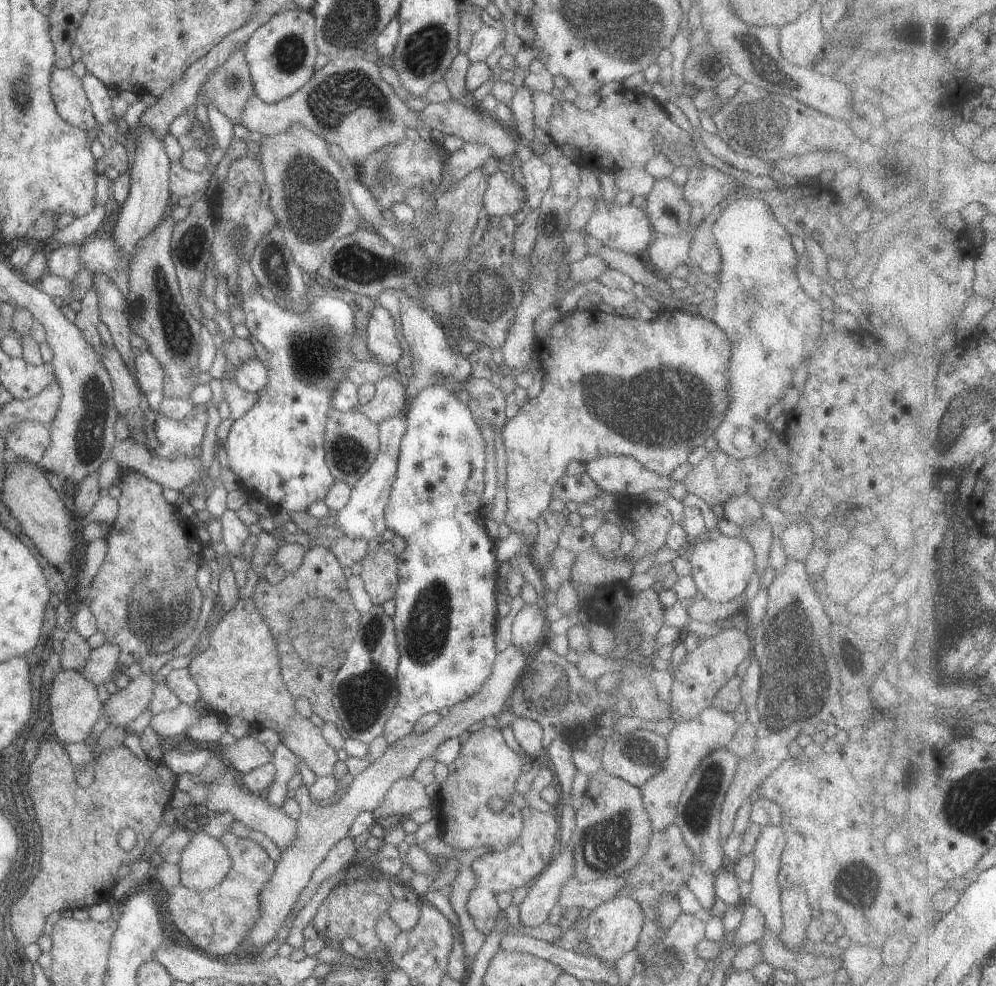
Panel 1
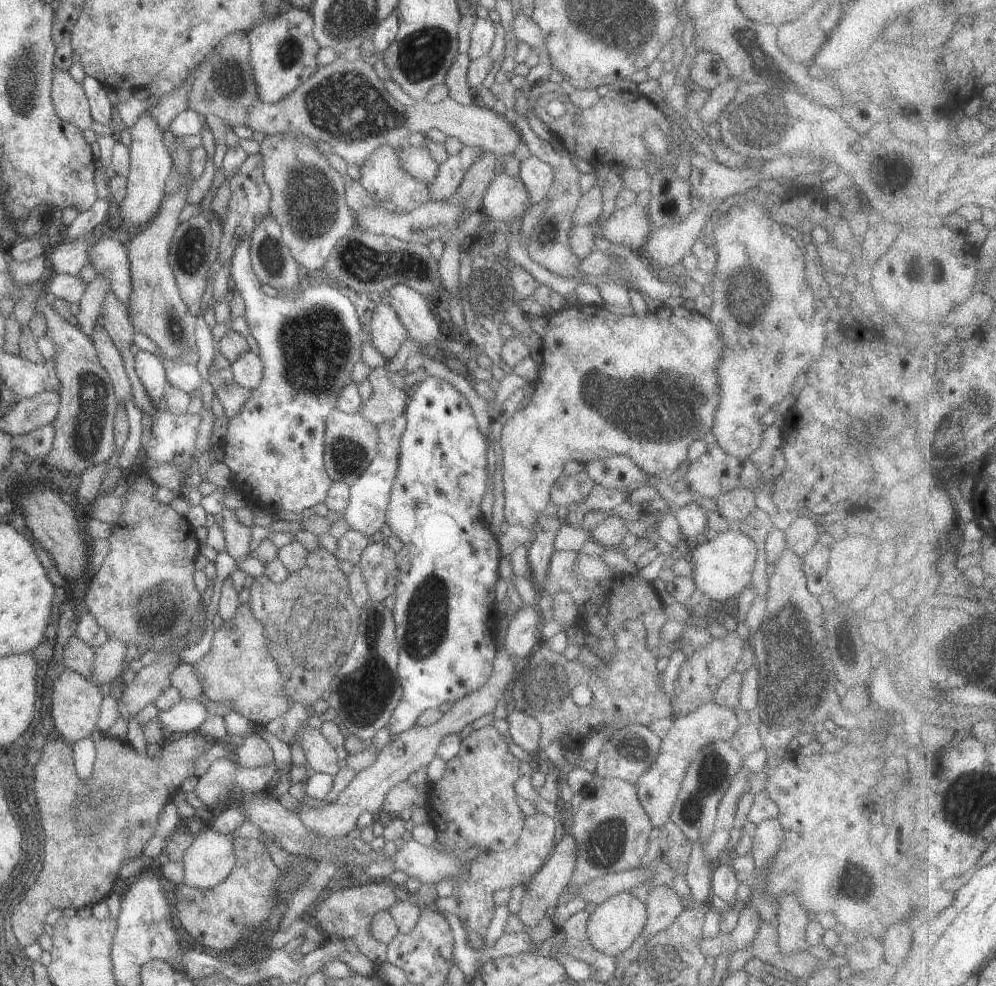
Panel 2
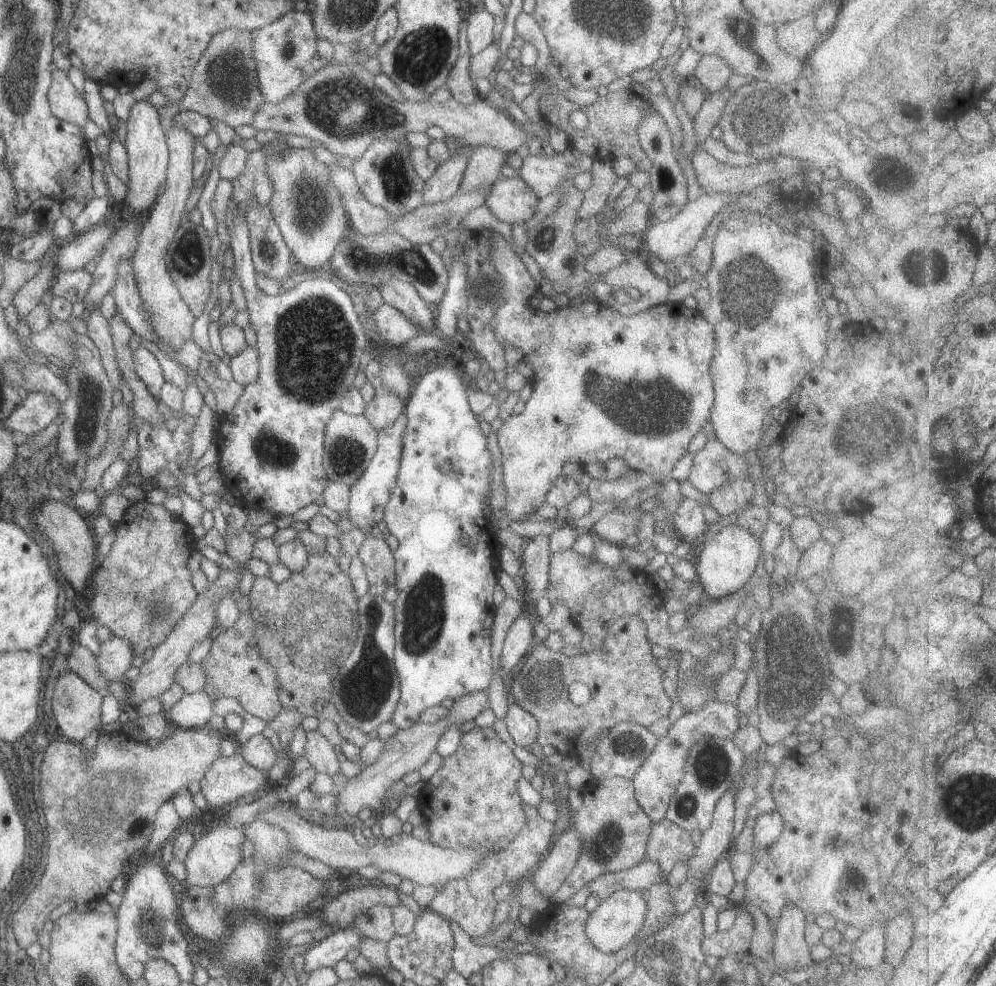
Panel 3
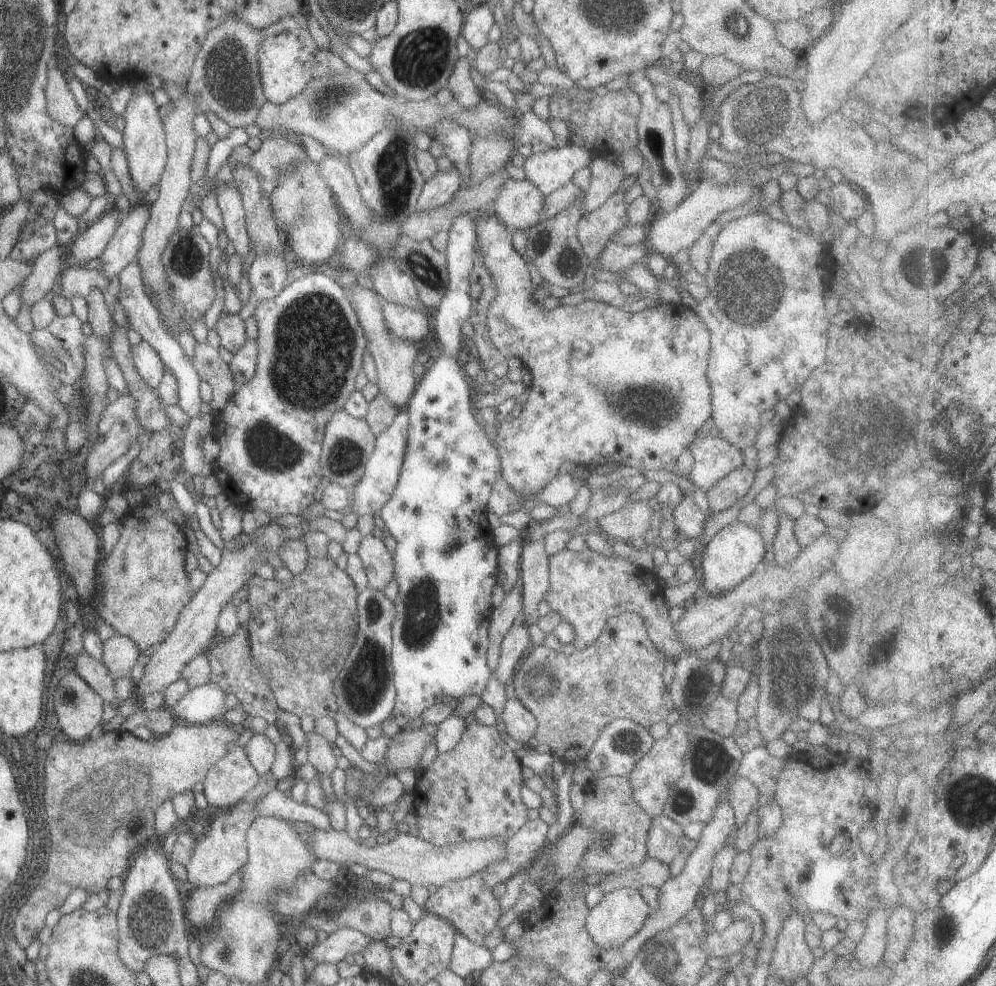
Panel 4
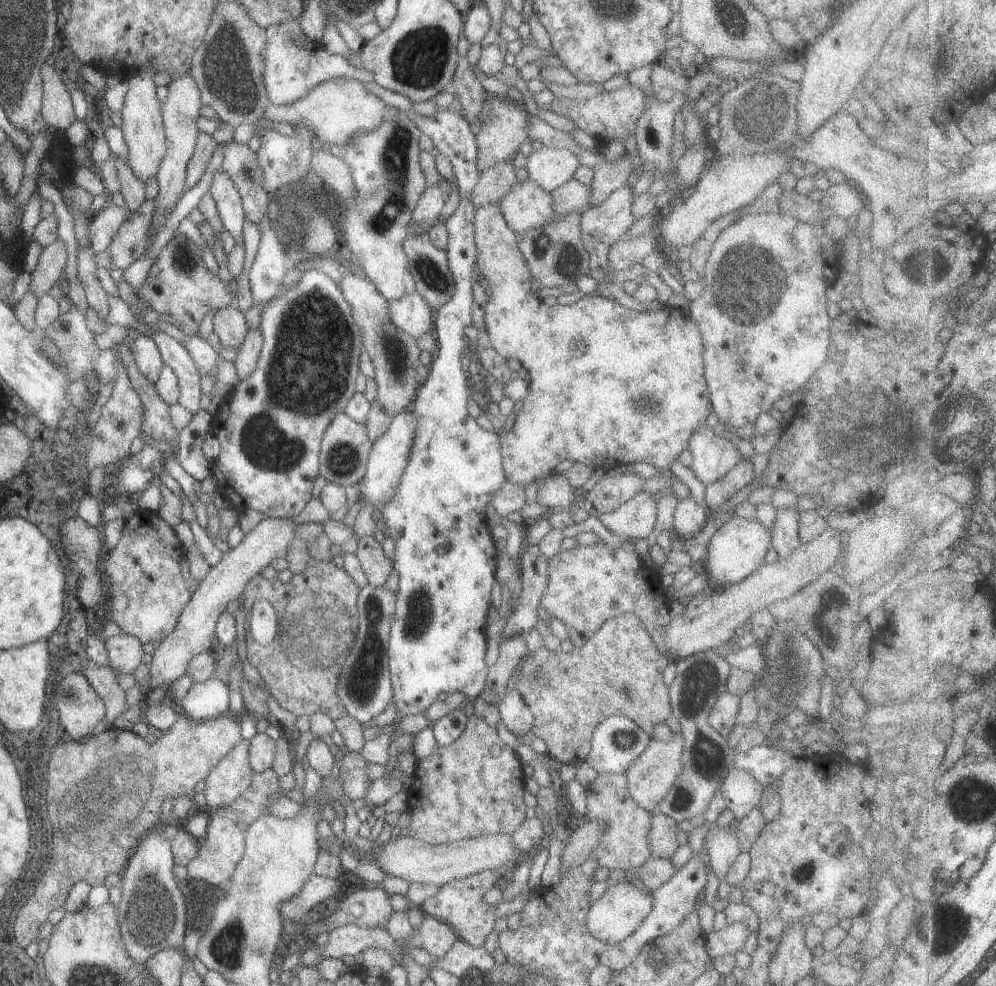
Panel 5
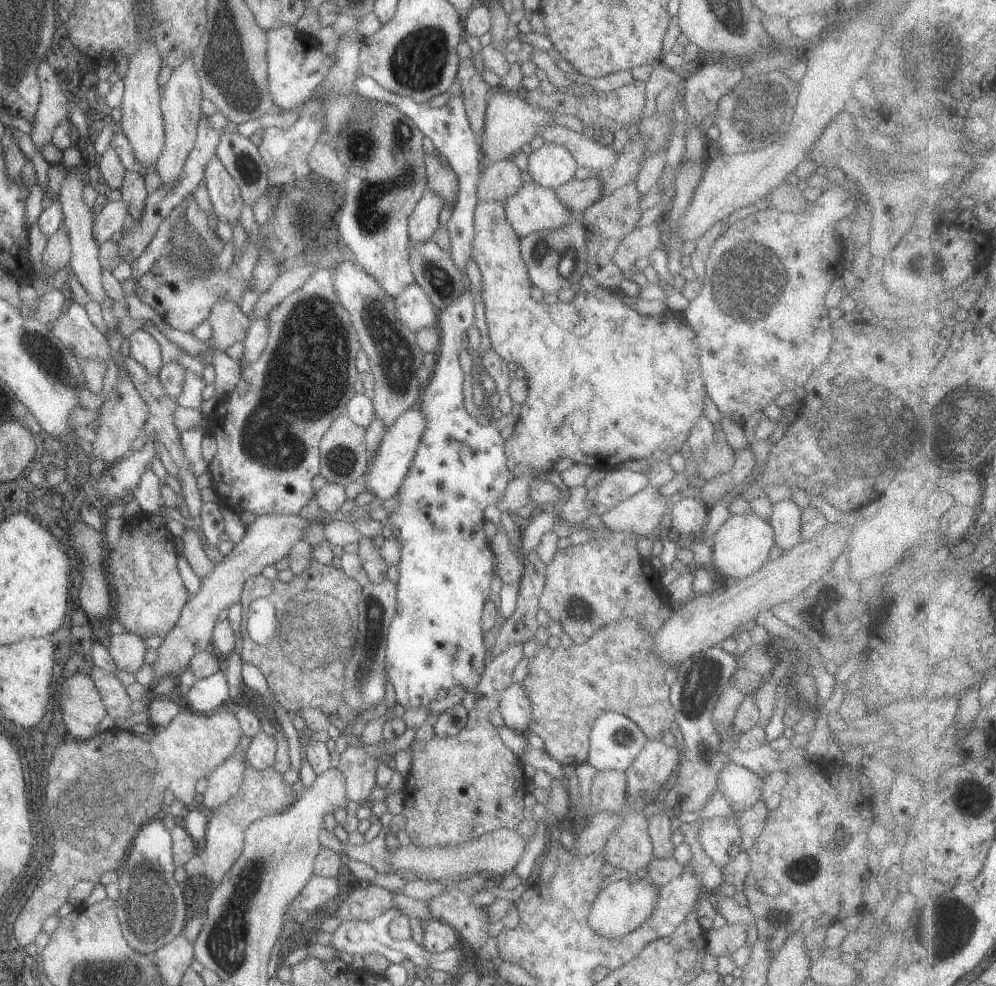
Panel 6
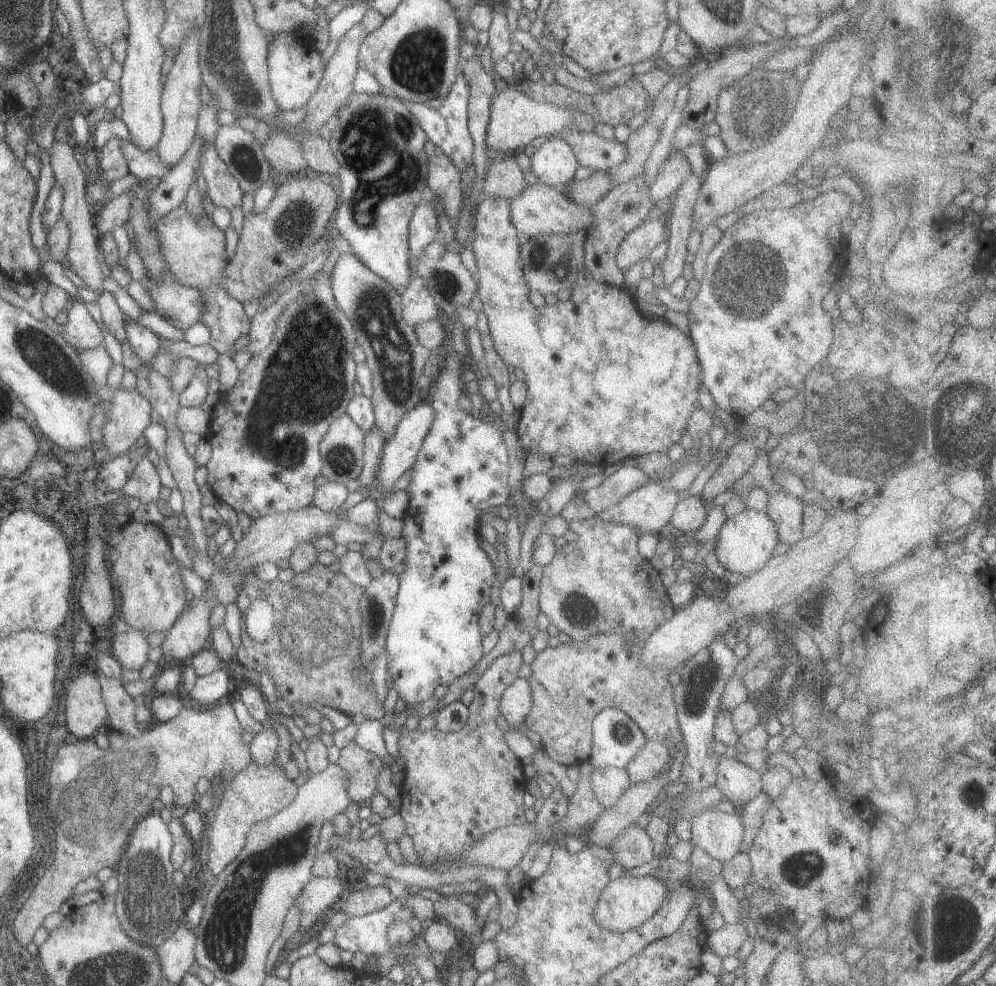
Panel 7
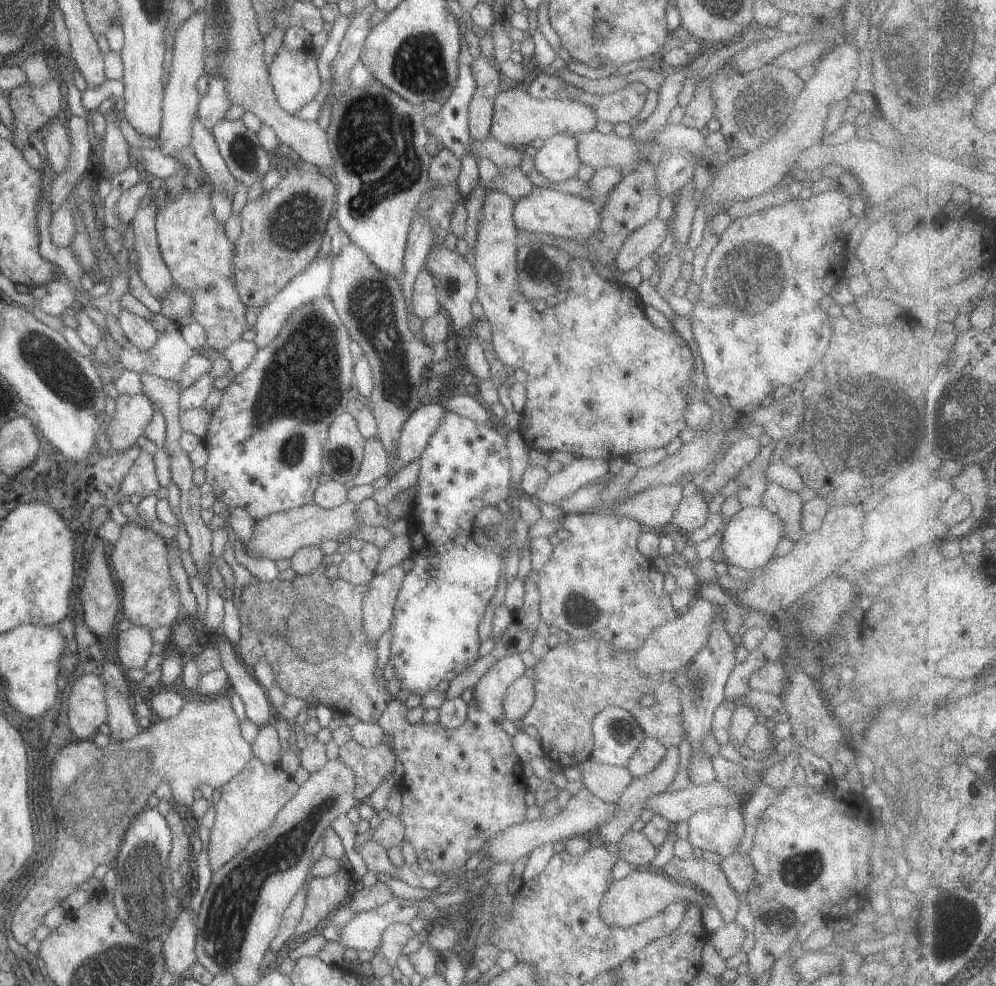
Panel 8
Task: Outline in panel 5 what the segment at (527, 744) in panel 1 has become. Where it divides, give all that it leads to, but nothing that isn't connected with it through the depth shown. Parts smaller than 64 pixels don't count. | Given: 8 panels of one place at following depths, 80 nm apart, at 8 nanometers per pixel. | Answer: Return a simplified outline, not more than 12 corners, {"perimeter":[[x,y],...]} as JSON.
{"perimeter":[[514,689],[495,707],[500,724],[518,738],[533,726],[527,704]]}

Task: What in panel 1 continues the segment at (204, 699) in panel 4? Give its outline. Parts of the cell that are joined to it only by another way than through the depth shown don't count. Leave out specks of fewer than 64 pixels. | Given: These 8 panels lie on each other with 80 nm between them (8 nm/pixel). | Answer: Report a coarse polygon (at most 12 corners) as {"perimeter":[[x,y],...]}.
{"perimeter":[[179,703],[154,714],[148,725],[158,736],[180,739],[204,710]]}

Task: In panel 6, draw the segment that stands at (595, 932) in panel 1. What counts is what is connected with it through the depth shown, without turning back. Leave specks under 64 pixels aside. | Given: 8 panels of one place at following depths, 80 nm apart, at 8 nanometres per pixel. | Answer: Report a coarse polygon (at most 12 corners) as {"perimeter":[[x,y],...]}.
{"perimeter":[[640,877],[599,890],[586,923],[616,939],[636,929],[656,903]]}

